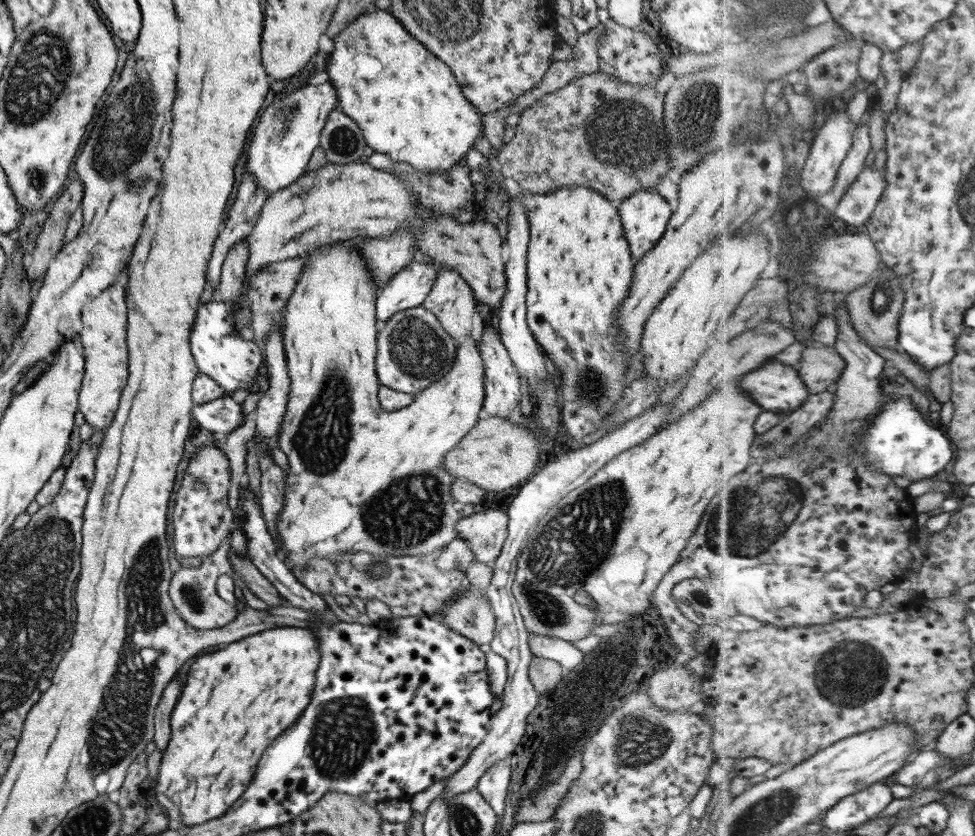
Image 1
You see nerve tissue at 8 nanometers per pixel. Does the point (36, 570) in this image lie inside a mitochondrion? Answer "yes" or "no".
yes

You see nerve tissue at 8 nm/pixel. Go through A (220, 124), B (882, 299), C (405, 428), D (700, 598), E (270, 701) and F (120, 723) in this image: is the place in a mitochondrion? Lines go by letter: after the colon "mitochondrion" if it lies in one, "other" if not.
A: other
B: mitochondrion
C: other
D: other
E: other
F: mitochondrion

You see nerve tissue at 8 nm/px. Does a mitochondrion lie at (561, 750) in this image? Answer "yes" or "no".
no

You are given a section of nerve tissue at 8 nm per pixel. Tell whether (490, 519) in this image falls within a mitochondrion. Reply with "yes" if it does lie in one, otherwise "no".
no

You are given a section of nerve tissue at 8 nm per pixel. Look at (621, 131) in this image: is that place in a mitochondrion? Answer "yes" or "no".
yes

